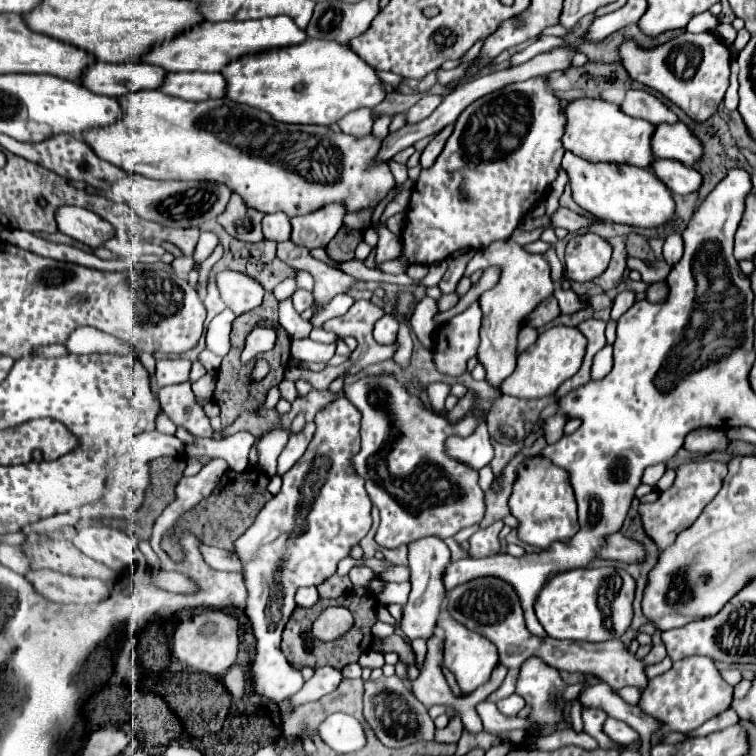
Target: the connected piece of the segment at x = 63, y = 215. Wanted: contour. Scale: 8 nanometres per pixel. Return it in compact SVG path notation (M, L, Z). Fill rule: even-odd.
M60 206L56 210L56 226L62 234L90 248L100 248L104 240L114 236L110 222L80 206Z

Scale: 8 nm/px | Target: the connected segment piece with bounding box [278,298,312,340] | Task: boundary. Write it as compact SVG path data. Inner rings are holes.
M292 298L282 300L278 304L278 322L280 322L280 326L284 326L284 330L288 332L288 336L292 340L296 340L296 338L308 338L308 334L312 330L312 324L304 322L300 318L300 314L294 310Z

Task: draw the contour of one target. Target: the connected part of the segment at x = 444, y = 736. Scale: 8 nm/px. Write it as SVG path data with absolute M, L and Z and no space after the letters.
M456 714L456 716L452 716L452 720L450 720L450 724L446 728L436 730L434 740L436 742L458 742L460 734L462 734L460 730L462 730L462 722L460 722L460 716Z

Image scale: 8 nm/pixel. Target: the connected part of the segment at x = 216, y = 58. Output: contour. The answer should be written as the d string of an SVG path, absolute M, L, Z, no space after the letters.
M274 16L264 20L228 20L228 22L208 22L196 24L192 32L184 32L184 36L174 36L172 40L164 40L164 44L158 44L144 56L142 62L154 64L164 68L166 72L220 72L228 62L244 56L254 54L268 48L282 48L300 44L306 40L306 32L296 28L288 16Z

